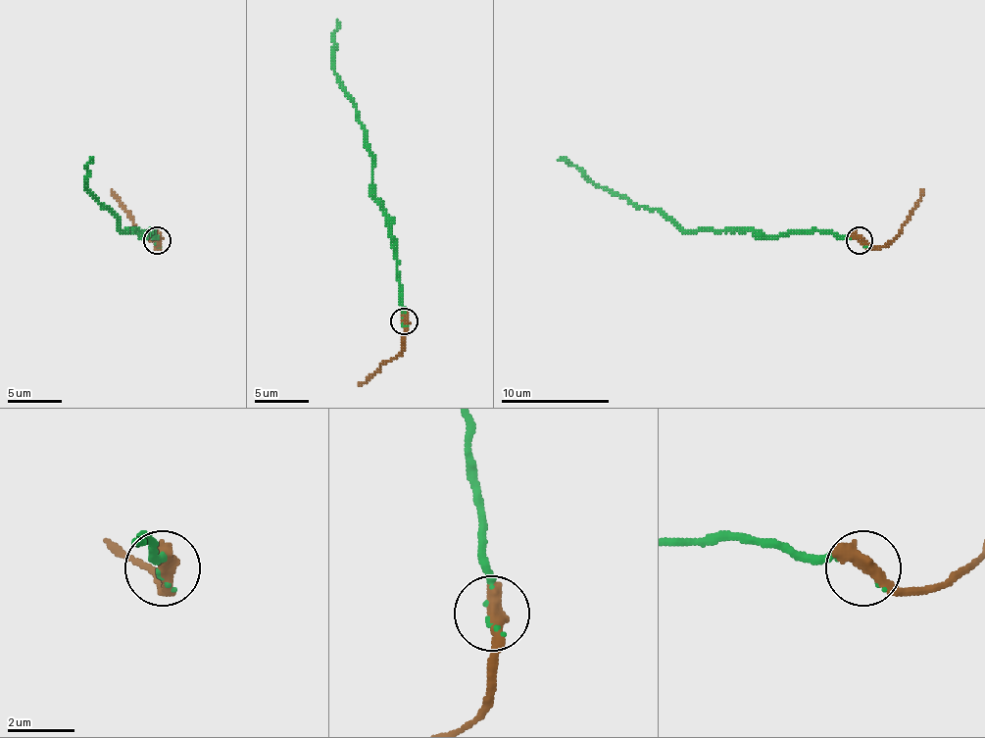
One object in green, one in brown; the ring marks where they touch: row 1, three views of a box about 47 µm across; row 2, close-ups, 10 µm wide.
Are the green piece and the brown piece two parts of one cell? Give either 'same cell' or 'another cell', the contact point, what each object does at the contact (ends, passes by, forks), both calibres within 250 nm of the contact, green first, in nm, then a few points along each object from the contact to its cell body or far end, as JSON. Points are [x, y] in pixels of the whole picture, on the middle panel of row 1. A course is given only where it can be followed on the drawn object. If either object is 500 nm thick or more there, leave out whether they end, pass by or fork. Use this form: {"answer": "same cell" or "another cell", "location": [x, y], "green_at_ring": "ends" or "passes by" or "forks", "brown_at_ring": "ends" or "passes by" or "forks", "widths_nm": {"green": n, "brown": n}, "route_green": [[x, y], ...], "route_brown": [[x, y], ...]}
{"answer": "same cell", "location": [404, 321], "widths_nm": {"green": 70, "brown": 550}, "route_green": [[402, 323], [391, 218], [374, 196], [369, 144], [356, 117], [353, 98], [334, 71], [337, 20]], "route_brown": [[405, 320], [405, 347], [359, 385]]}

